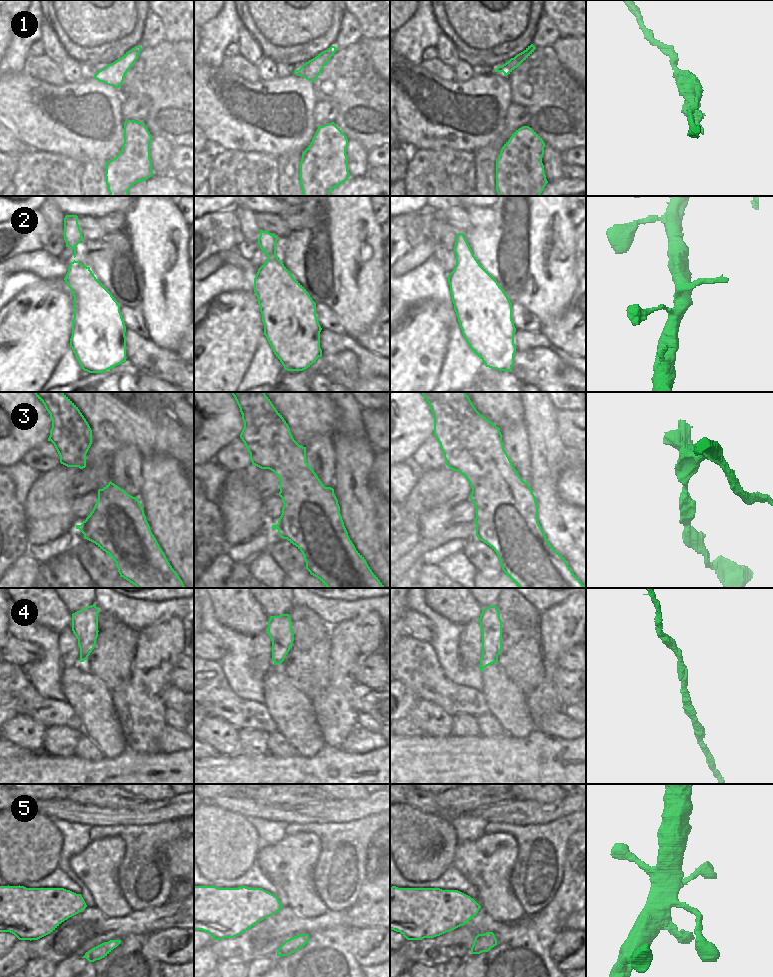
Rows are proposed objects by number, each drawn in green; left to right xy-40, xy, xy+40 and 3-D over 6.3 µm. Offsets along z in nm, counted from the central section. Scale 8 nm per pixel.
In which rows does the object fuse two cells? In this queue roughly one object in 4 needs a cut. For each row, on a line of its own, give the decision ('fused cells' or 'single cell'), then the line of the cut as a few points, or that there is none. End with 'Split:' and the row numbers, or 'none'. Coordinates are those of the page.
1: fused cells; cut in xy+40 along (521, 62), (515, 65), (509, 64)
2: single cell; no cut
3: single cell; no cut
4: single cell; no cut
5: single cell; no cut
Split: 1

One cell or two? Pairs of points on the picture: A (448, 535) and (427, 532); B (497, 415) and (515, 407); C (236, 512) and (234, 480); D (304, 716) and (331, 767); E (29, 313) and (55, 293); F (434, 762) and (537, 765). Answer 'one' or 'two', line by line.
A: two
B: one
C: one
D: two
E: one
F: one

